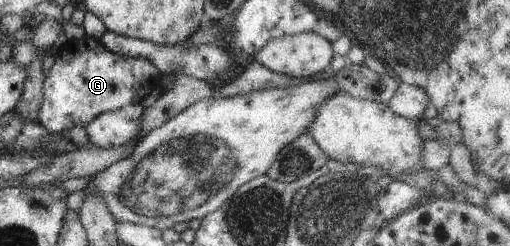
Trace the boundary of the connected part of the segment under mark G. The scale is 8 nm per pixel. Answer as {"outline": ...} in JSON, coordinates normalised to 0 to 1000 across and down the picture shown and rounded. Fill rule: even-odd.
{"outline":[[[159,142],[155,163],[124,179],[106,228],[106,252],[92,301],[82,325],[84,390],[76,455],[73,455],[73,492],[84,508],[88,528],[106,541],[118,541],[122,528],[135,528],[143,512],[167,520],[186,472],[202,463],[216,447],[233,447],[233,439],[276,415],[284,382],[292,382],[304,350],[314,346],[318,301],[304,268],[280,232],[233,228],[210,203],[194,163],[175,159]]]}

